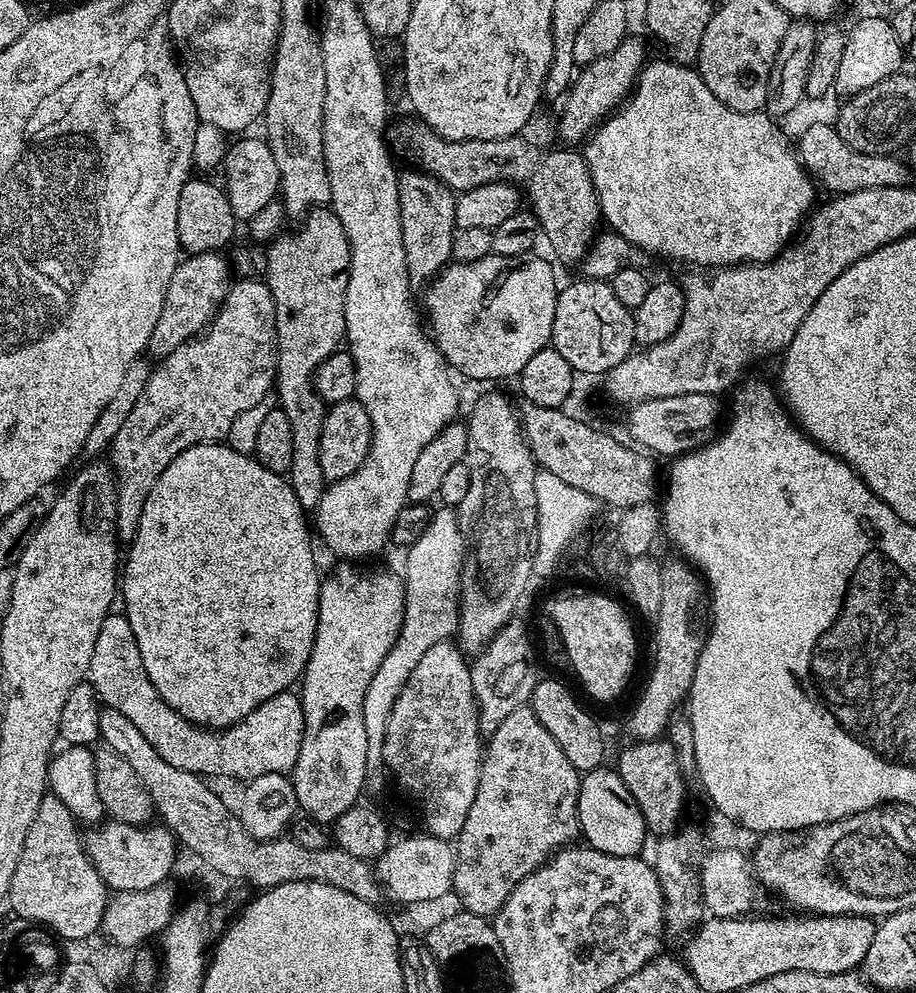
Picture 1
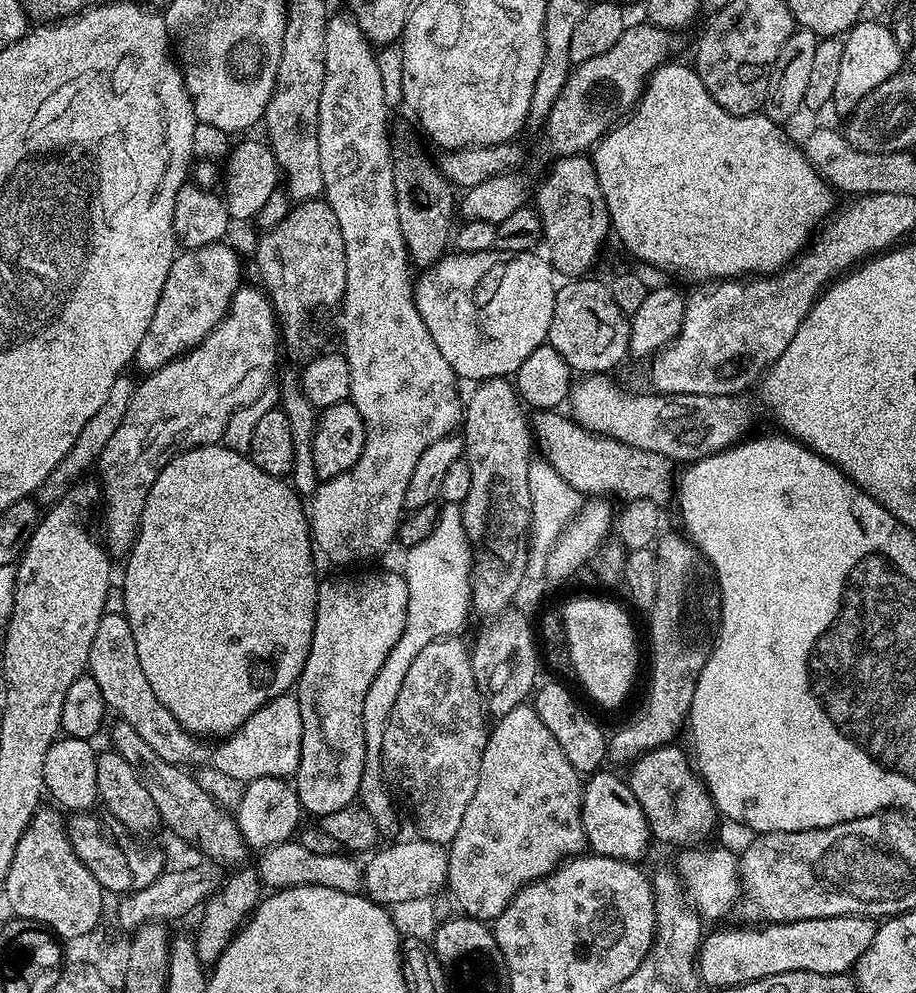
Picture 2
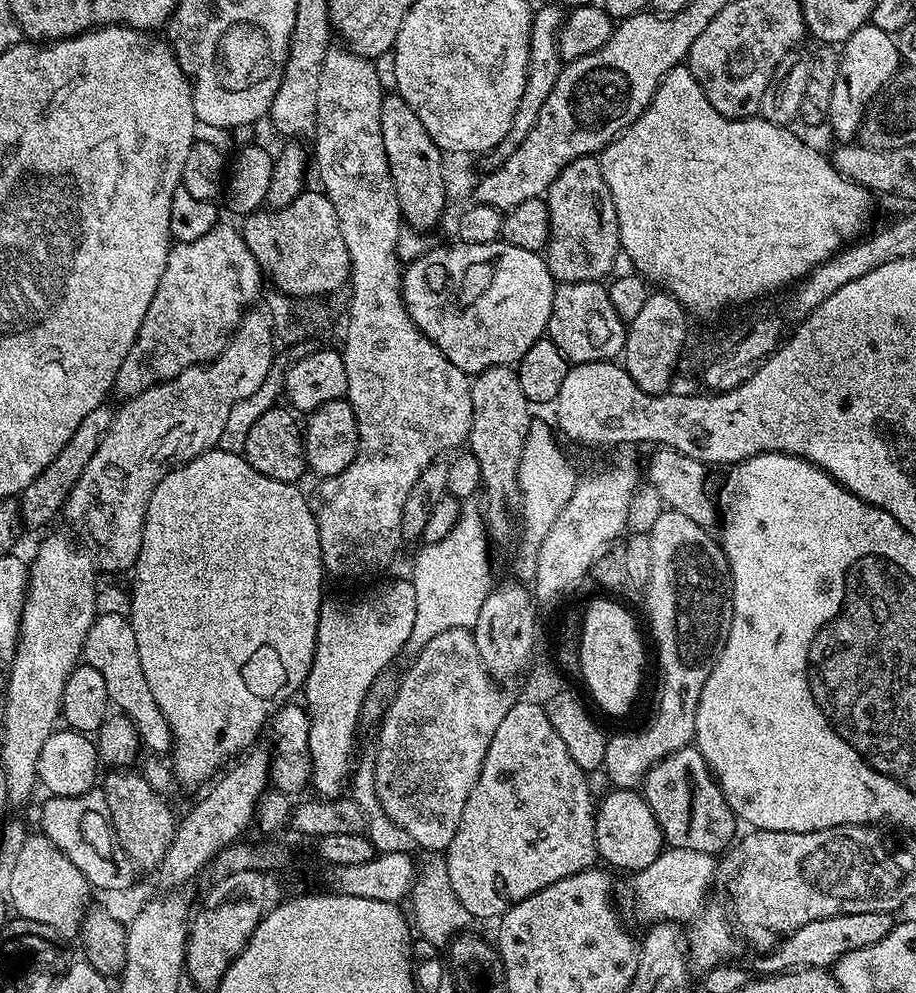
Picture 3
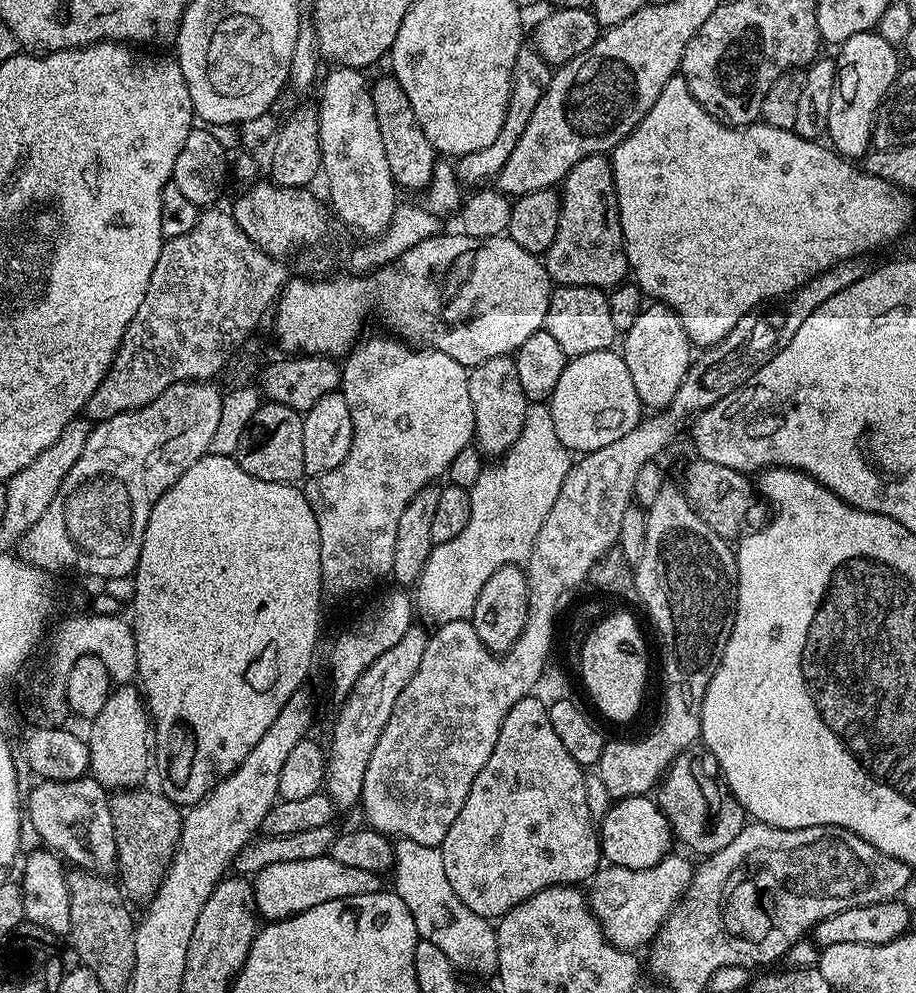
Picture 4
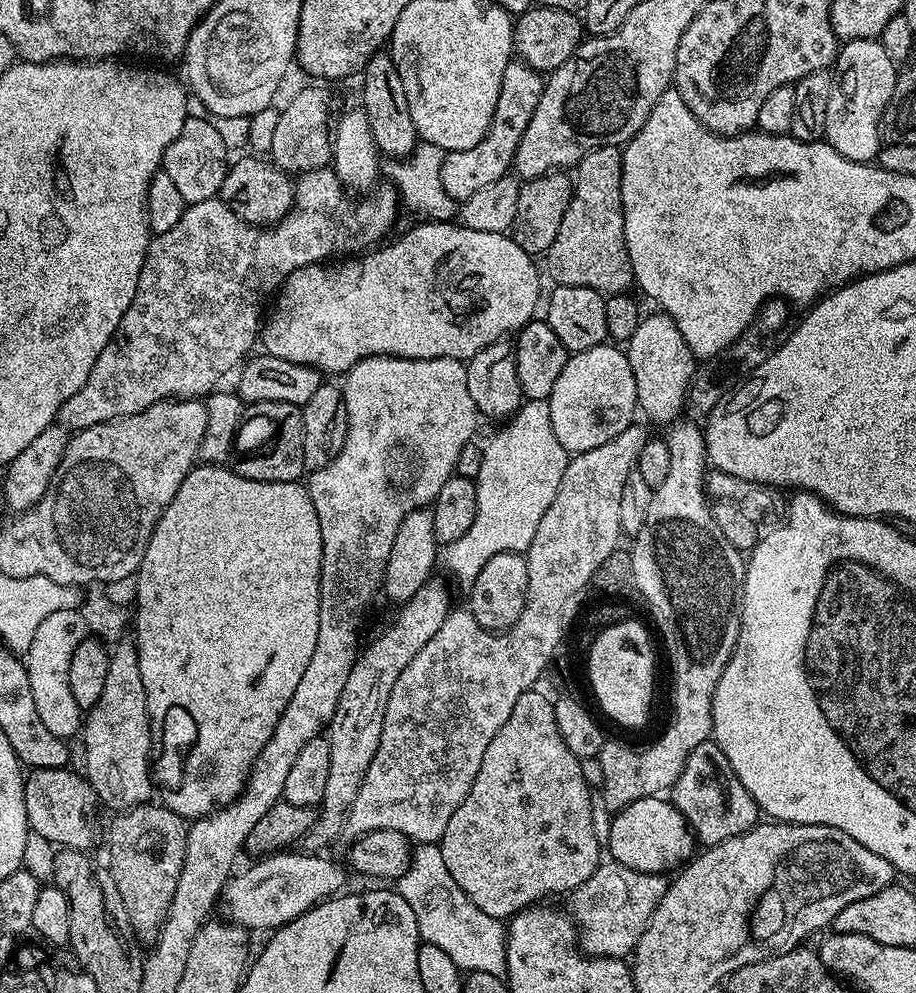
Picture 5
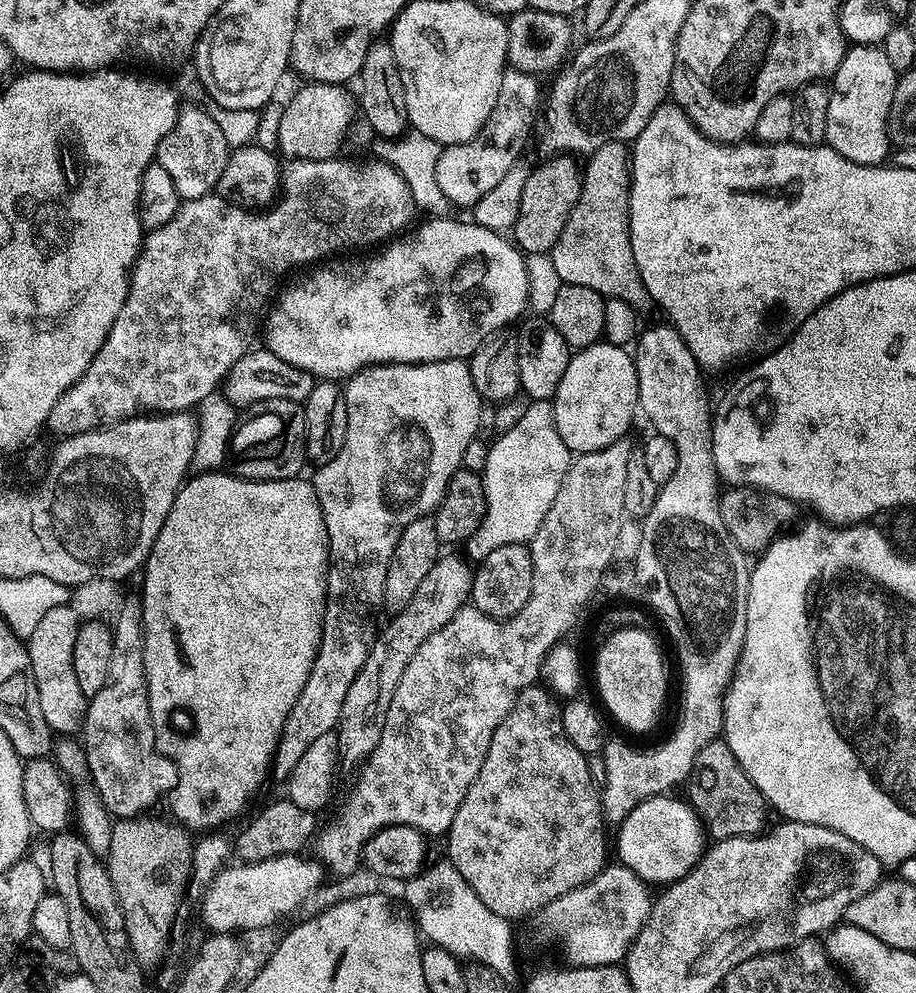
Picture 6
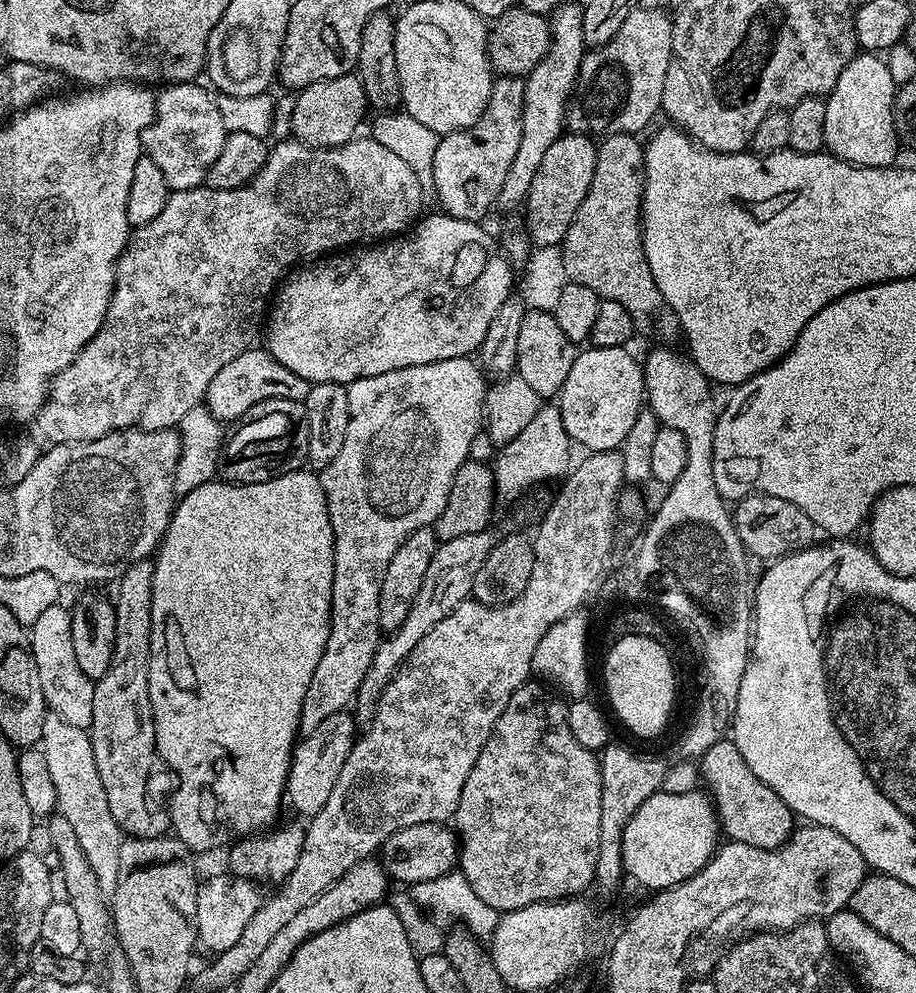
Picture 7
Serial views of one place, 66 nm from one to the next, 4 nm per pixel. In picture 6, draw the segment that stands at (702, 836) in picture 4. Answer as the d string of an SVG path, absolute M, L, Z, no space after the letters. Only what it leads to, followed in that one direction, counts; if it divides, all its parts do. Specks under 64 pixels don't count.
M722 738L714 742L706 742L702 750L698 750L698 758L694 758L694 766L686 781L686 799L694 811L700 815L700 823L706 826L706 832L713 841L734 838L735 836L759 836L765 831L764 823L768 820L770 805L763 794L750 782L750 778L742 770L742 766L734 758L730 746Z

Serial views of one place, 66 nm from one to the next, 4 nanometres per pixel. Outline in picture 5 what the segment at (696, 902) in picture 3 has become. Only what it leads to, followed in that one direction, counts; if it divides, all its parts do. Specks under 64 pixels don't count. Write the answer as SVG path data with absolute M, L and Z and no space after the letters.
M602 862L570 893L570 915L578 929L578 944L590 956L631 957L669 881L654 872L635 872L615 862Z

